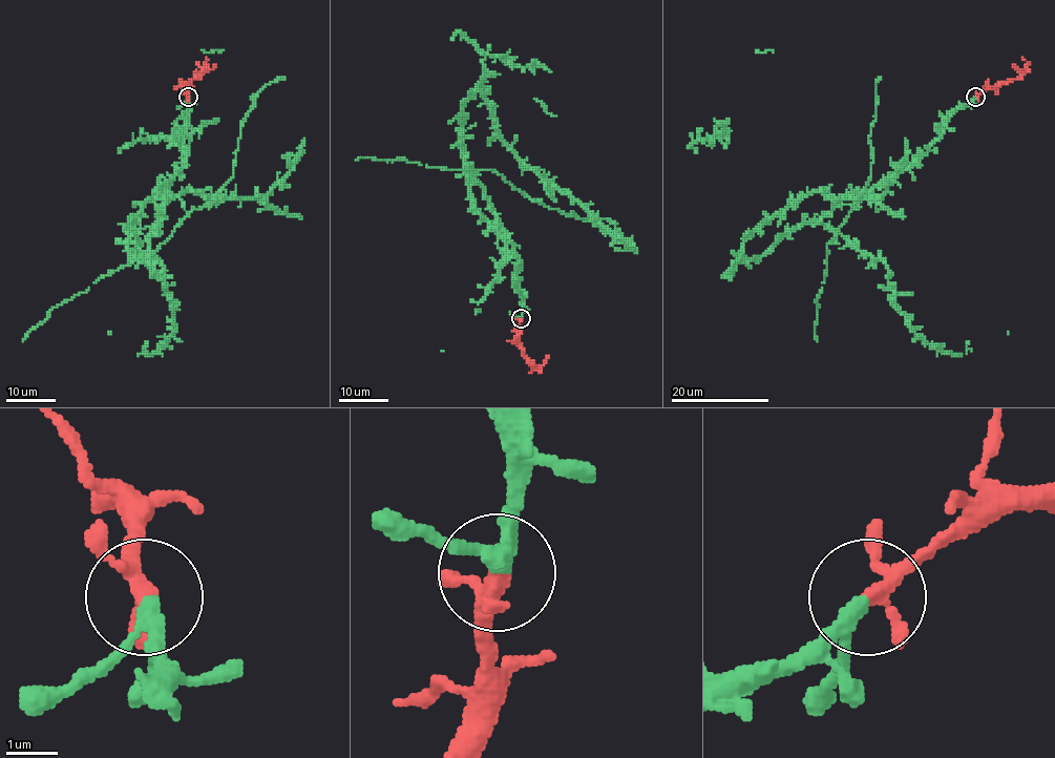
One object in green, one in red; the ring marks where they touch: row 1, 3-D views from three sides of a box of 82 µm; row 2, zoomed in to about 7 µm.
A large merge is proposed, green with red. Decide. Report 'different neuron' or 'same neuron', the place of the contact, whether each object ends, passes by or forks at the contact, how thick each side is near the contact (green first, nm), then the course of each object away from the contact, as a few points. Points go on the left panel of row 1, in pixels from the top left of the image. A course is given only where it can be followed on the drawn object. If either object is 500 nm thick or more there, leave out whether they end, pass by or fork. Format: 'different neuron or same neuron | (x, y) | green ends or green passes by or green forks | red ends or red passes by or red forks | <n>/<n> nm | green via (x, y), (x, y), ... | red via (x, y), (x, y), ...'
same neuron | (188, 97) | green passes by | red forks | 240/220 nm | green via (188, 97), (185, 162), (131, 220), (128, 251), (147, 255), (171, 198), (217, 196), (23, 340) | red via (188, 97), (185, 87), (215, 64)

